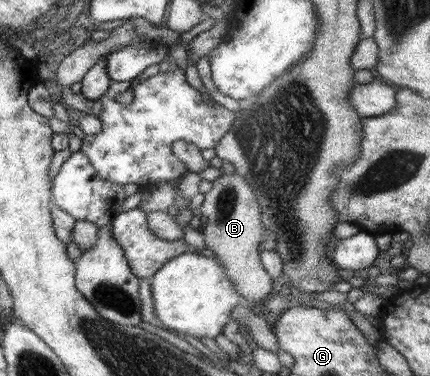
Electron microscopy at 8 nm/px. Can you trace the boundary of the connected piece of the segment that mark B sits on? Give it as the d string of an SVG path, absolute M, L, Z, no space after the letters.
M224 166L219 169L220 176L211 181L211 189L203 195L203 203L199 207L202 217L200 233L203 235L205 248L215 254L216 261L223 266L225 276L233 284L233 290L241 296L251 310L257 311L263 300L270 296L272 279L265 272L260 261L260 238L266 235L260 224L259 206L253 196L249 184L235 174L235 170Z

